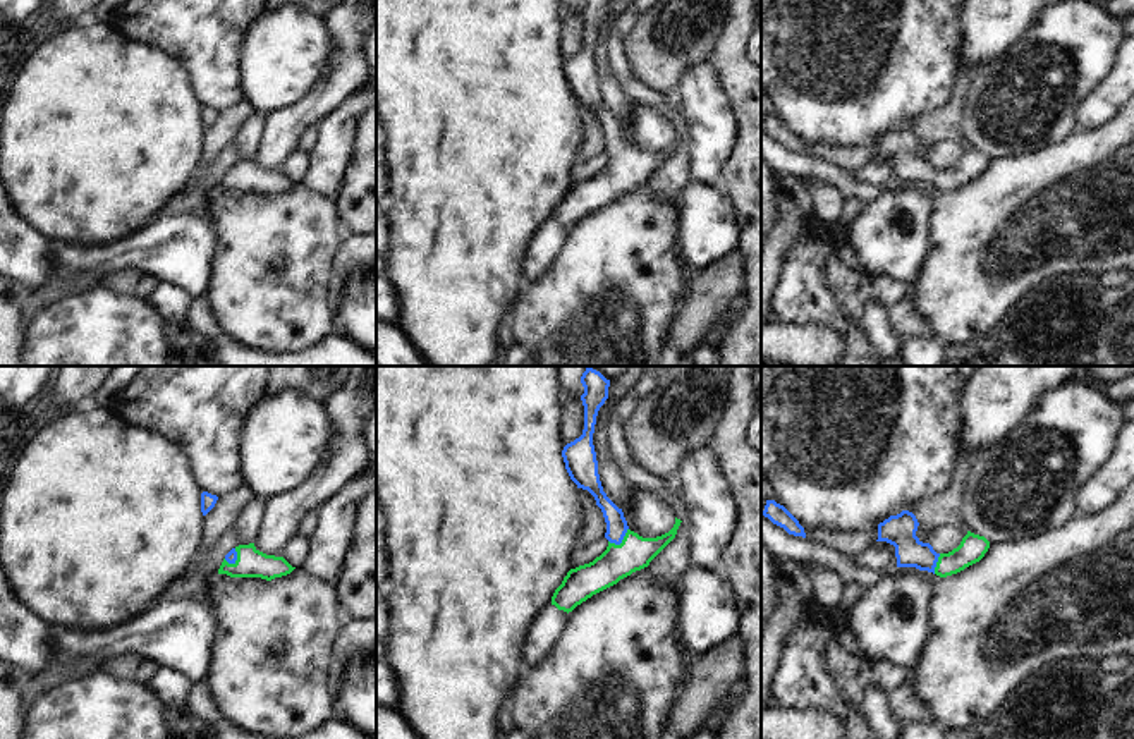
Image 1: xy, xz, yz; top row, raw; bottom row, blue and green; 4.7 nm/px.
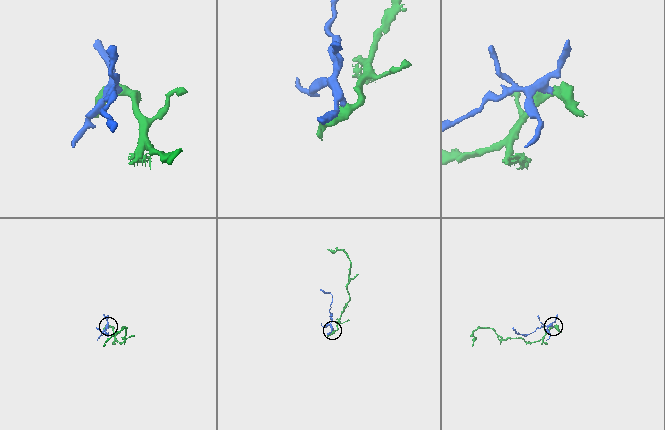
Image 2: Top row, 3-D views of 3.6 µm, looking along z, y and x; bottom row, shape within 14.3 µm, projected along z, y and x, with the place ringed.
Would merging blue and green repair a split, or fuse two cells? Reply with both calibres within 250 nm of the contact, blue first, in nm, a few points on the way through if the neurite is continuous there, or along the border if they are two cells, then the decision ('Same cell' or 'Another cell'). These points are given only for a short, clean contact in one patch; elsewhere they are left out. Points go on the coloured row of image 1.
Thickness 100 nm (blue) against 160 nm. Path across: xz (617, 526), (621, 542), (634, 552). Same cell

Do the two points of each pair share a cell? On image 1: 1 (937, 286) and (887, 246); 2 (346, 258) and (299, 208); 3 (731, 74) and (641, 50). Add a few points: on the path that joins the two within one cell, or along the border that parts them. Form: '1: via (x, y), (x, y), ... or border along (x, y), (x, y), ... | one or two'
1: border along (930, 231), (930, 251), (918, 274), (908, 284) | two
2: border along (341, 241), (332, 258), (329, 287) | two
3: border along (727, 21), (708, 57) | two

